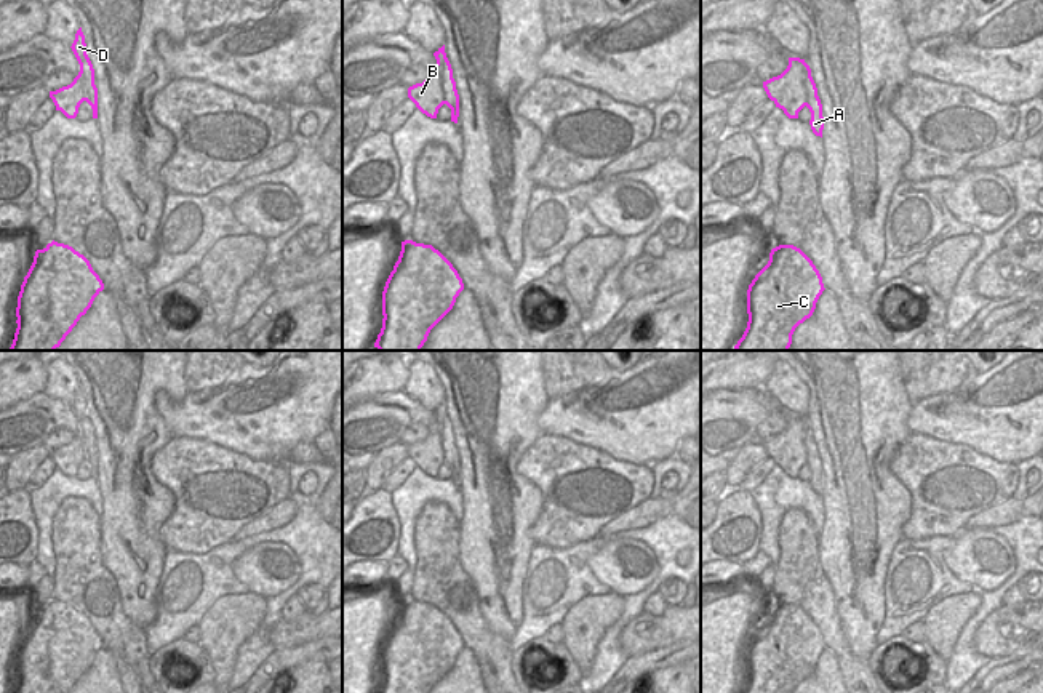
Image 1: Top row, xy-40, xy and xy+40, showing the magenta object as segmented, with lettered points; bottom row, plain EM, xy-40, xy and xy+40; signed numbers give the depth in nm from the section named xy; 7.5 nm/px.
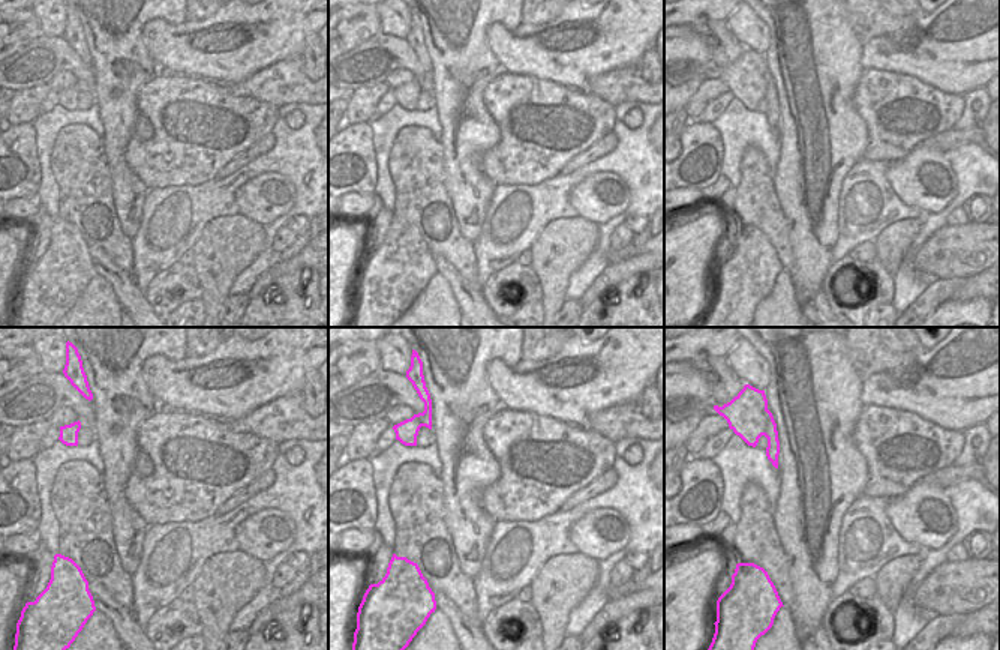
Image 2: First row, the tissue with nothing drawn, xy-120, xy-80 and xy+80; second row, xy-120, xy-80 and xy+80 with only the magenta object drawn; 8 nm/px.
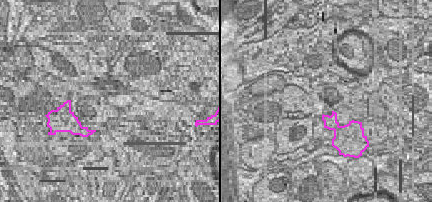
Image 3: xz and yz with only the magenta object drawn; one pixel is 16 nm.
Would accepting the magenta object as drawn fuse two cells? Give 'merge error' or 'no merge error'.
merge error

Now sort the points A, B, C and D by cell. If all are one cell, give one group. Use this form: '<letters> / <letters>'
A D / B C

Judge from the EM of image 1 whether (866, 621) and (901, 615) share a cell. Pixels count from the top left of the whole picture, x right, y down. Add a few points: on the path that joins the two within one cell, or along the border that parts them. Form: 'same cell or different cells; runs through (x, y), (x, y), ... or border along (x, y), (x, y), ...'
different cells; border along (885, 580), (885, 618), (875, 644)

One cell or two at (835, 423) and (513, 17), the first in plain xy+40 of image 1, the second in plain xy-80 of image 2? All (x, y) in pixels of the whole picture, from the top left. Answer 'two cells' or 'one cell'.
one cell

